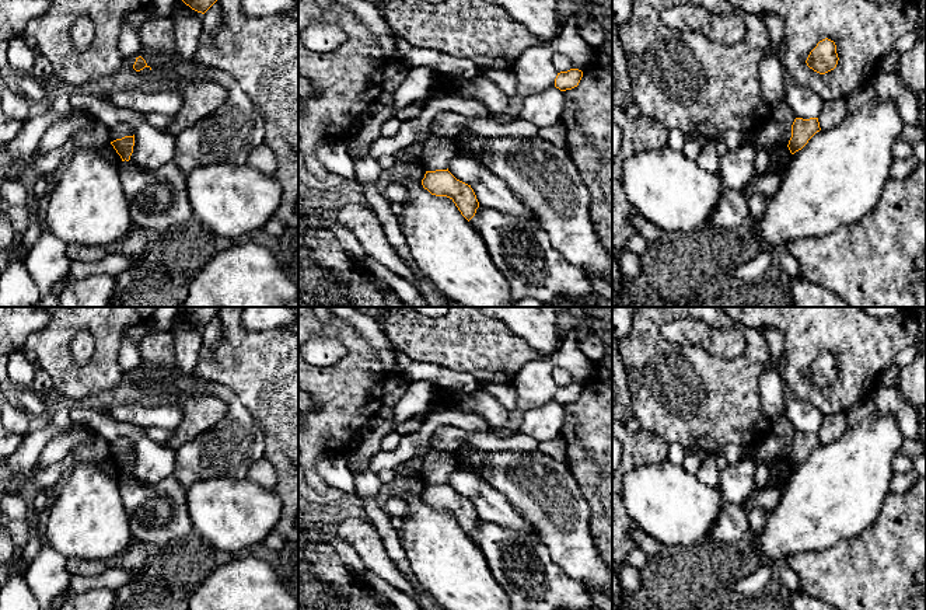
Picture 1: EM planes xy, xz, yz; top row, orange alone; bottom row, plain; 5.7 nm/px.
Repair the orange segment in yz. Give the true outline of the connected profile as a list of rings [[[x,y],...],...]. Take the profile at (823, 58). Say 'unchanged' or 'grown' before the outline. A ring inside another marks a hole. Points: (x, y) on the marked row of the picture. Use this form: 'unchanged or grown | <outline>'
unchanged | [[[825,38],[810,52],[806,63],[814,72],[825,74],[836,67],[838,60],[835,42]]]

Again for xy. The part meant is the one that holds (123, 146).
unchanged | [[[134,135],[133,136],[125,136],[122,139],[116,139],[111,142],[116,153],[120,156],[122,161],[129,161],[130,156],[133,153],[134,146]]]

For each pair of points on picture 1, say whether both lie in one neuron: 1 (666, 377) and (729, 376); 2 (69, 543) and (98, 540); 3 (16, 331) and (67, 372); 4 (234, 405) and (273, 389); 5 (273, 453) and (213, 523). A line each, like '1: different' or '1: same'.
1: same
2: same
3: different
4: different
5: different

